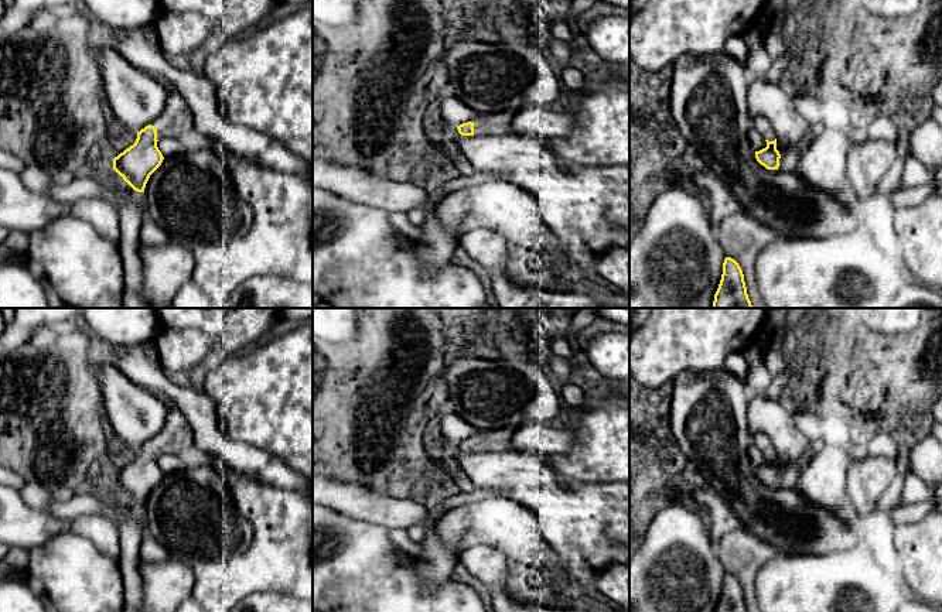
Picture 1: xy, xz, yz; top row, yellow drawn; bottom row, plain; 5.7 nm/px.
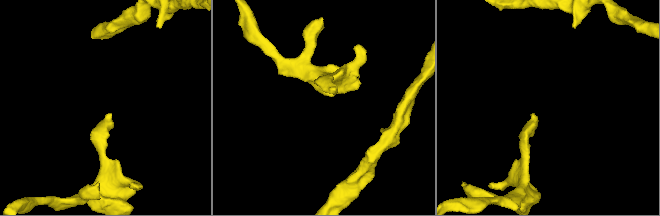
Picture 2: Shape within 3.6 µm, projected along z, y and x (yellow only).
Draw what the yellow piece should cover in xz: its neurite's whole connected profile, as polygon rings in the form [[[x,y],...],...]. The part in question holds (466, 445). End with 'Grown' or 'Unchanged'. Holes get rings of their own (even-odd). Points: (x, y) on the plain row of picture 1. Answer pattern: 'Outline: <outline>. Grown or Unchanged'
Outline: [[[512,428],[494,430],[488,432],[478,432],[474,438],[467,438],[457,442],[461,452],[501,452],[512,451],[513,445]]]. Grown

